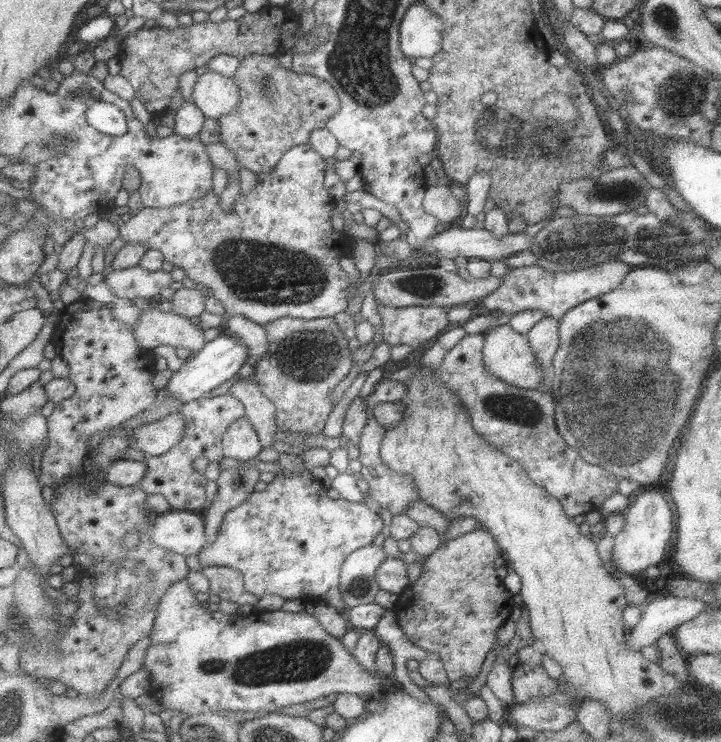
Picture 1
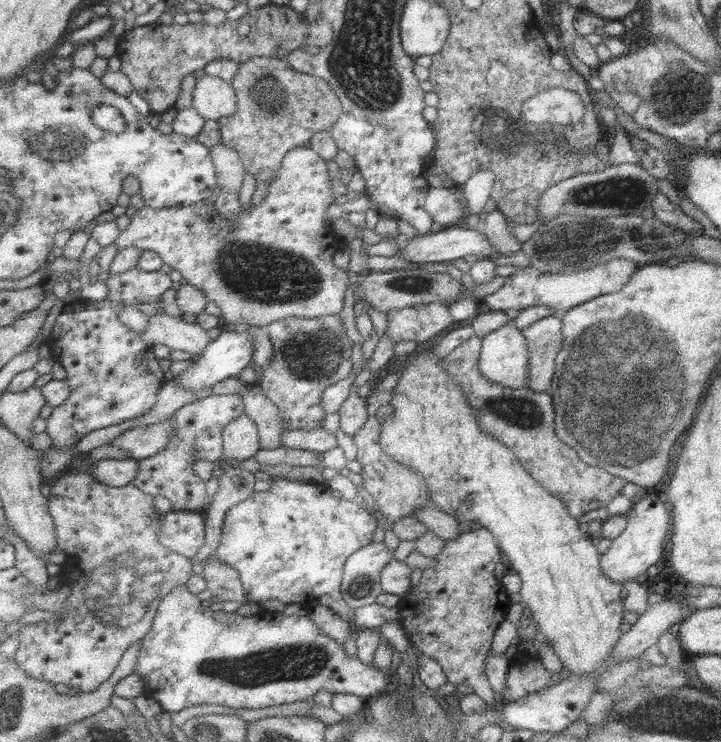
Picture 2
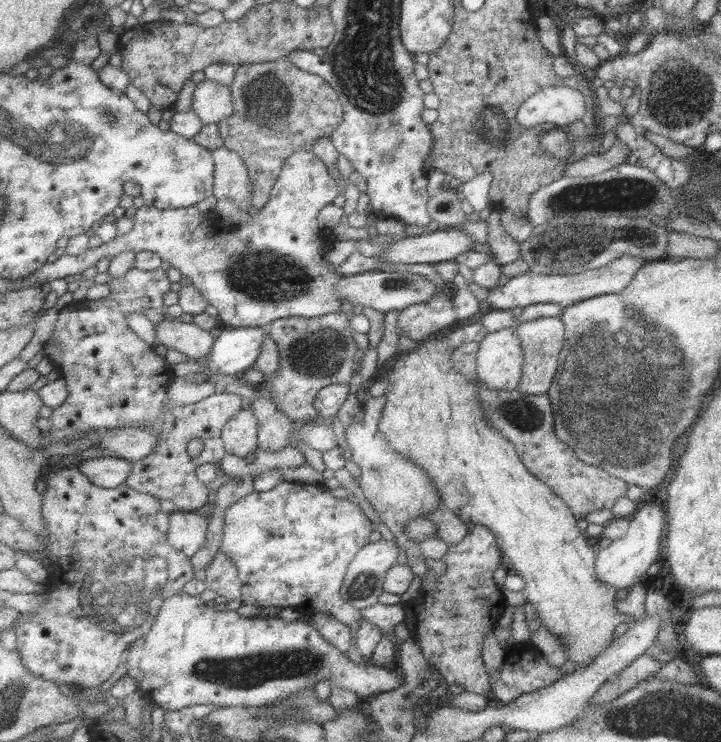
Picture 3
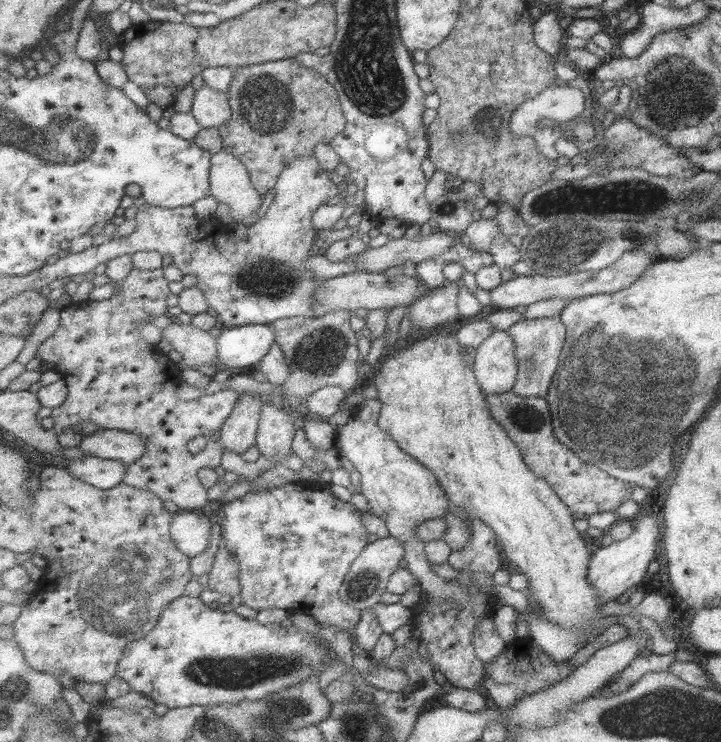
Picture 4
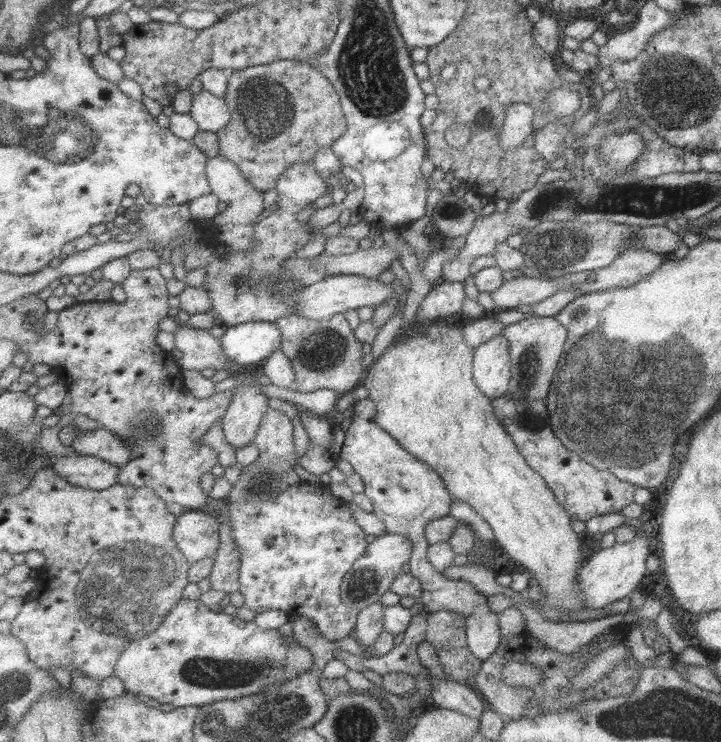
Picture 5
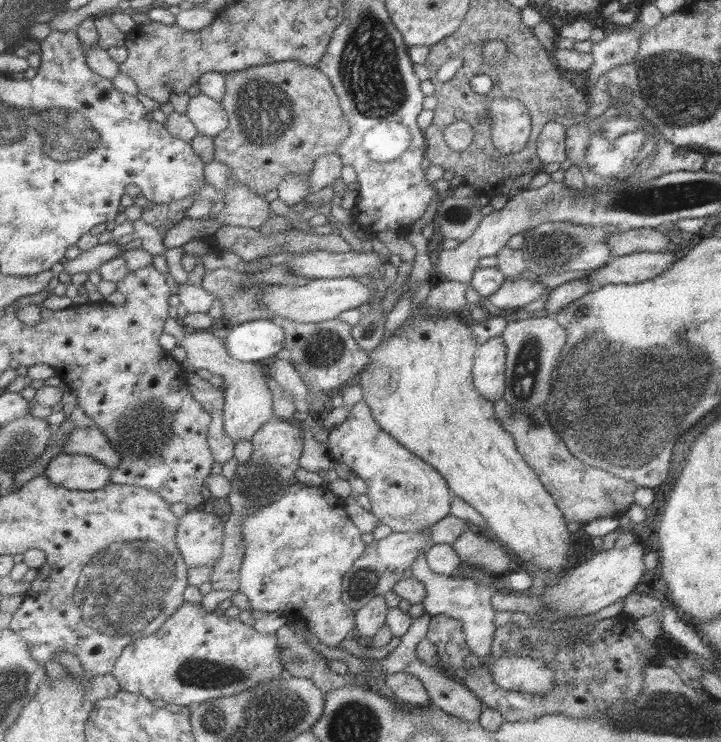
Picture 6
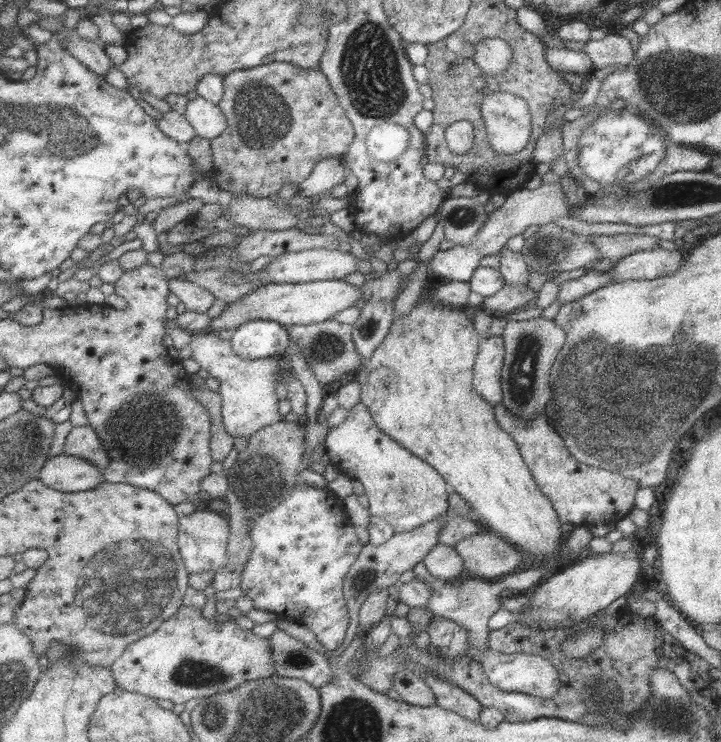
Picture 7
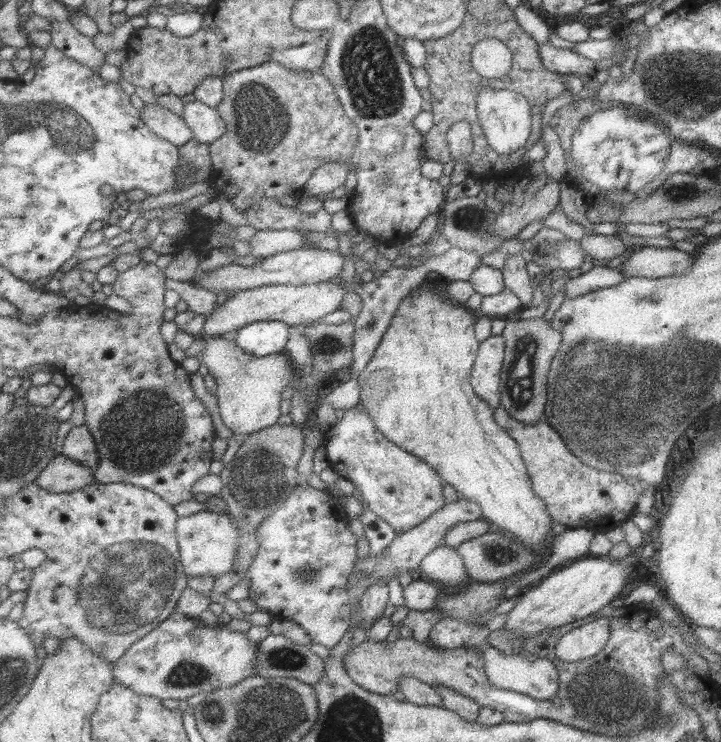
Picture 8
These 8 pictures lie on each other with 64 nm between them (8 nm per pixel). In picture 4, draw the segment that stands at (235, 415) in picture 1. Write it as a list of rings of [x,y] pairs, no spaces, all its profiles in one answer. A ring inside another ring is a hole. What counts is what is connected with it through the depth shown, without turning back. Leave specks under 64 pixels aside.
[[[134,268],[129,277],[119,283],[121,286],[114,290],[110,299],[101,302],[86,300],[64,307],[58,329],[38,346],[35,357],[43,365],[55,370],[68,384],[67,401],[53,411],[56,420],[55,434],[61,434],[69,426],[78,431],[80,422],[84,420],[93,422],[98,428],[140,434],[146,444],[145,452],[139,460],[128,465],[124,483],[156,492],[164,501],[172,500],[185,511],[199,511],[209,504],[210,498],[208,489],[201,484],[197,474],[201,472],[201,468],[222,466],[224,445],[221,440],[212,440],[212,436],[222,430],[224,422],[236,408],[241,396],[235,390],[224,389],[197,400],[179,400],[177,391],[183,379],[179,363],[173,362],[157,343],[149,342],[139,334],[139,325],[151,323],[154,316],[167,314],[167,298],[171,294],[169,283],[163,269],[147,271]],[[201,435],[207,436],[207,445],[202,451],[191,454],[189,442],[195,436]]]

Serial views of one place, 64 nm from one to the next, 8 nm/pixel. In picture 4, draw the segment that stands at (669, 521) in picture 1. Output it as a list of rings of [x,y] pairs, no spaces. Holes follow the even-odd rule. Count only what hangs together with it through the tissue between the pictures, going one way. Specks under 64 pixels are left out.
[[[645,506],[641,510],[641,513],[633,519],[633,532],[629,534],[629,537],[625,540],[614,541],[605,546],[605,548],[599,548],[594,551],[589,559],[589,564],[586,570],[587,582],[598,592],[599,600],[602,602],[608,602],[611,600],[623,599],[633,588],[639,586],[641,578],[645,576],[647,570],[647,564],[653,558],[660,556],[660,552],[657,549],[657,540],[661,538],[657,523],[657,518],[653,518],[653,514],[645,514]]]

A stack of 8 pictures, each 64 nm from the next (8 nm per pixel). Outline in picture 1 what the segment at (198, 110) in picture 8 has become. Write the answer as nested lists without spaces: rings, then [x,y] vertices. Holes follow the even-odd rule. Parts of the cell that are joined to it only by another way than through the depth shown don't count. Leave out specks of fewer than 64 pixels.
[[[211,70],[198,76],[193,99],[206,118],[219,119],[237,110],[242,92],[235,80]]]

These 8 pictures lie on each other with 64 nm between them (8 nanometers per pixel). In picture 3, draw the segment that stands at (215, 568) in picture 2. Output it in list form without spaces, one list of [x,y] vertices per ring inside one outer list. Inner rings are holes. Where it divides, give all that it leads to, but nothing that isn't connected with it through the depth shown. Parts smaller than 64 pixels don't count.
[[[223,551],[215,555],[213,562],[206,567],[206,573],[205,581],[209,589],[216,590],[221,596],[231,601],[242,596],[243,581],[240,579],[238,564]]]

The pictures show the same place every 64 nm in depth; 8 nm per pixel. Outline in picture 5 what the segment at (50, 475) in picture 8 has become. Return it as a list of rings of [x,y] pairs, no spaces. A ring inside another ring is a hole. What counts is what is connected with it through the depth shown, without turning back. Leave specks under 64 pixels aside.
[[[77,453],[73,456],[55,457],[51,463],[56,473],[73,486],[105,490],[119,483],[117,475],[121,465],[105,462],[96,456]]]

